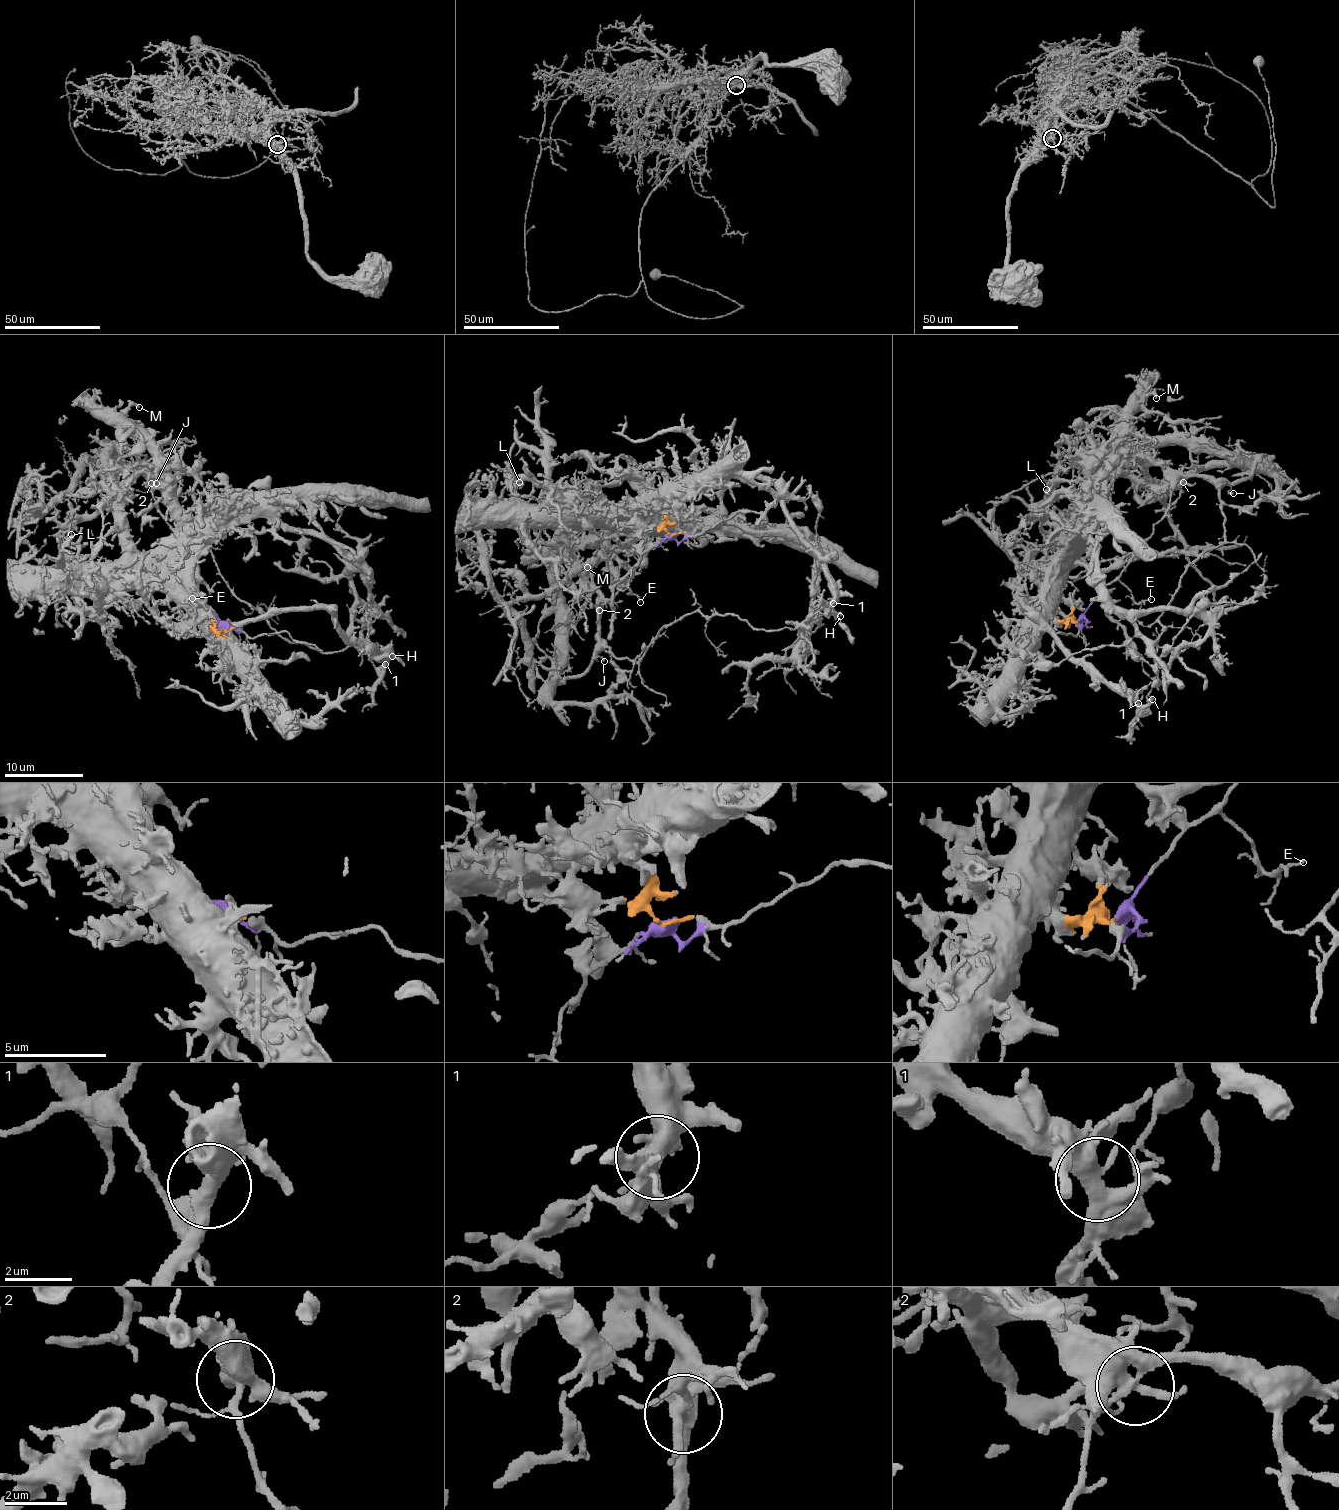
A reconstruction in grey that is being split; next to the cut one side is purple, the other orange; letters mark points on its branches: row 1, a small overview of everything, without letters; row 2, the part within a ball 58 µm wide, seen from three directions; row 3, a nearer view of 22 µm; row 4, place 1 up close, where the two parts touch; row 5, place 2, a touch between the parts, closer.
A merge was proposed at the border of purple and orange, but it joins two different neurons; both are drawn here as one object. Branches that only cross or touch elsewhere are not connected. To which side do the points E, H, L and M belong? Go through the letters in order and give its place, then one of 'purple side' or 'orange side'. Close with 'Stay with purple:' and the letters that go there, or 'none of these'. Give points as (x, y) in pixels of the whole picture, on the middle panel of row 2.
E: at (640, 602); purple side
H: at (840, 616); orange side
L: at (519, 482); orange side
M: at (587, 567); orange side
Stay with purple: E

